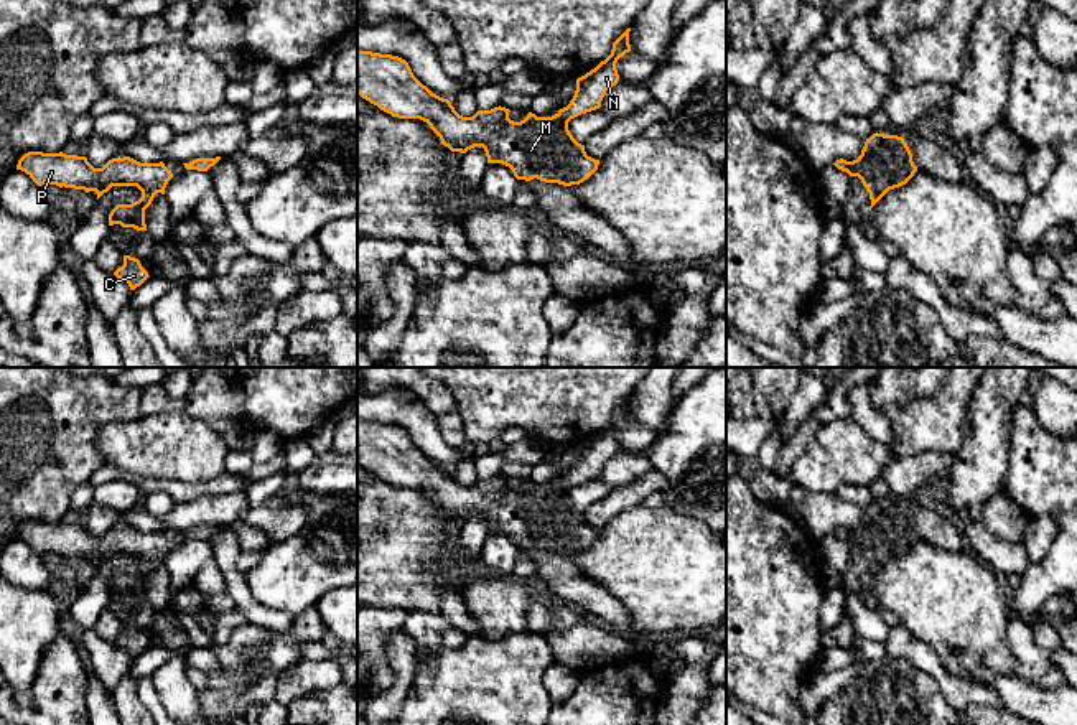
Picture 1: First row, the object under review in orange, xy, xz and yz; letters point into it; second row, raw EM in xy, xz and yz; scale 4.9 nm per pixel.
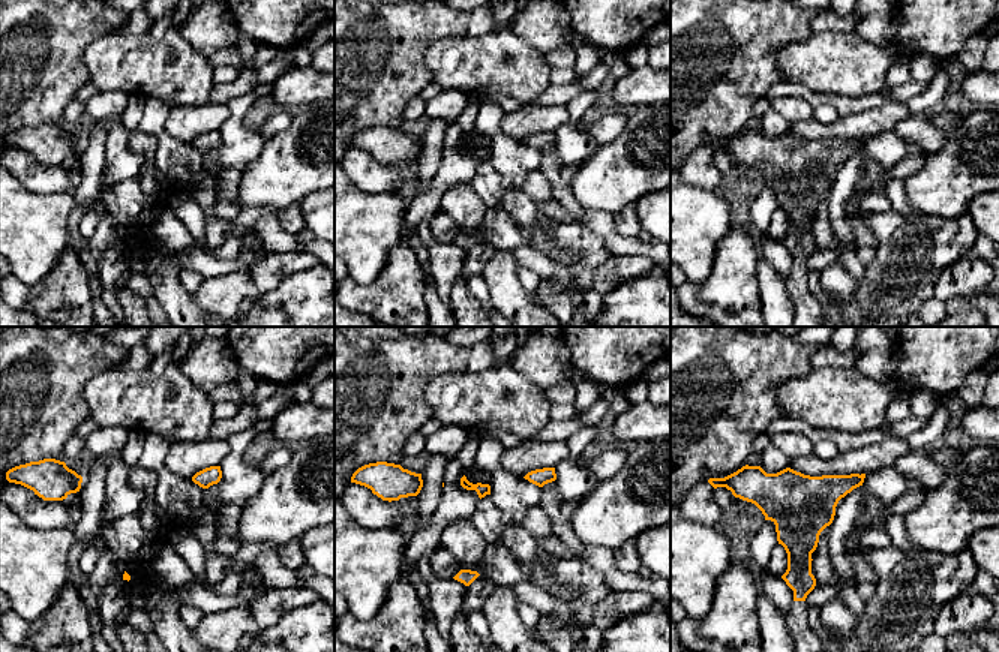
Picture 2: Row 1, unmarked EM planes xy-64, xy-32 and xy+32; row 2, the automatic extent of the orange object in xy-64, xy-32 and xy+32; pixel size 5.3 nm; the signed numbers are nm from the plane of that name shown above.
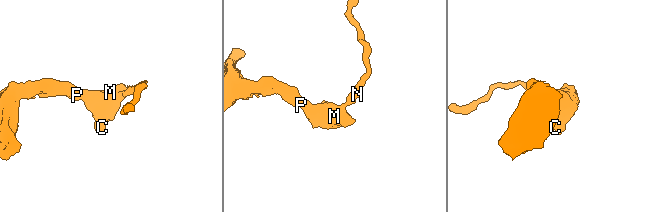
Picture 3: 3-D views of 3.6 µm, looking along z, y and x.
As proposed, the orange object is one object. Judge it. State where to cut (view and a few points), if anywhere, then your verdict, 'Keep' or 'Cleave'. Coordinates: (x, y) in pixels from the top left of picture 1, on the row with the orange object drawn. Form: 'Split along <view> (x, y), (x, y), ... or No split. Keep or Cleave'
No split. Keep

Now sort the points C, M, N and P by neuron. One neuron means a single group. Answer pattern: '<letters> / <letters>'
C M N P

